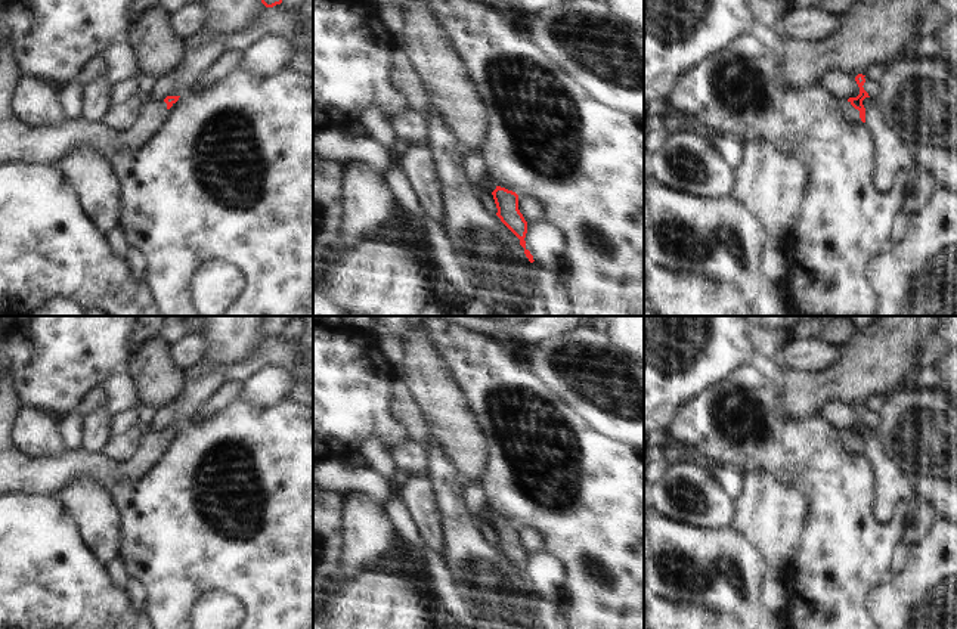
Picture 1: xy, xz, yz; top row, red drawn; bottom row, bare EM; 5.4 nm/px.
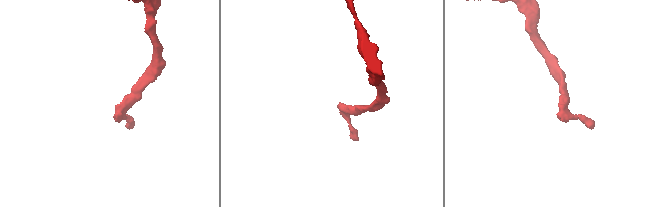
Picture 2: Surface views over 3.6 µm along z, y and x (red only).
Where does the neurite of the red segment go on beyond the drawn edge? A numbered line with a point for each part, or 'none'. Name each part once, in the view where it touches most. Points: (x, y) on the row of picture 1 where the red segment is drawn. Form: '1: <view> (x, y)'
1: yz (849, 112).

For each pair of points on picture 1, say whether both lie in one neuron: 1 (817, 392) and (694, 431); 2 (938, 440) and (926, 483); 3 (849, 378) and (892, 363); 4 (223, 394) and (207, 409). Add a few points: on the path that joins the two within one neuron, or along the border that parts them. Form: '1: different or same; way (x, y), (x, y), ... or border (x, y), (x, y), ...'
1: different; border (773, 378), (786, 418), (802, 420), (814, 412)
2: different; border (907, 474), (928, 474), (941, 479)
3: same; way (860, 372), (873, 363), (882, 363)
4: same; way (219, 399), (211, 406)

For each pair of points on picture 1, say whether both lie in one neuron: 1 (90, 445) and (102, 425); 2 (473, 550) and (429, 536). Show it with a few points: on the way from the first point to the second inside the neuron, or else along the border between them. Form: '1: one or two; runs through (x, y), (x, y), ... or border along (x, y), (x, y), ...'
1: one; runs through (93, 440), (98, 430)
2: two; border along (436, 507), (445, 558)

